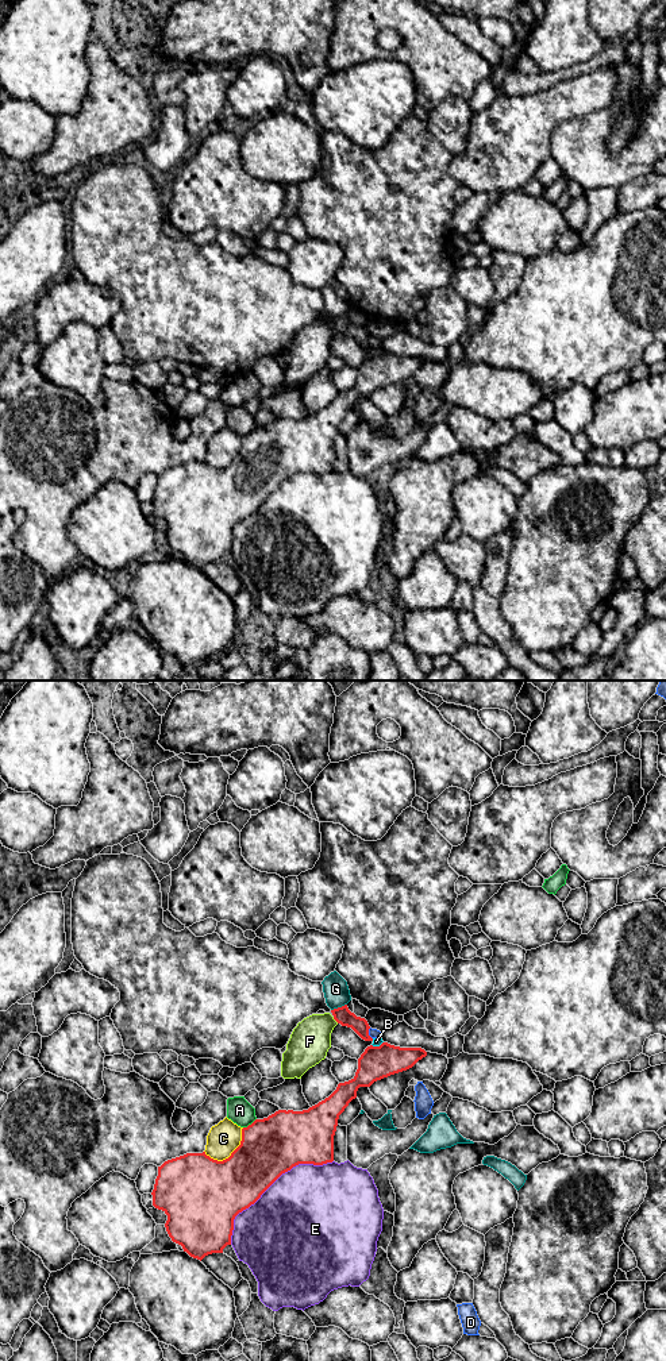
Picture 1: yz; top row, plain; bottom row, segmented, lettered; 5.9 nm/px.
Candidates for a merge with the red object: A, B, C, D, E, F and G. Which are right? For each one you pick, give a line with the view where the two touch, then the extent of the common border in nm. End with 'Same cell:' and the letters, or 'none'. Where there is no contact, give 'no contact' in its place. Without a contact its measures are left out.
Same cell: none

